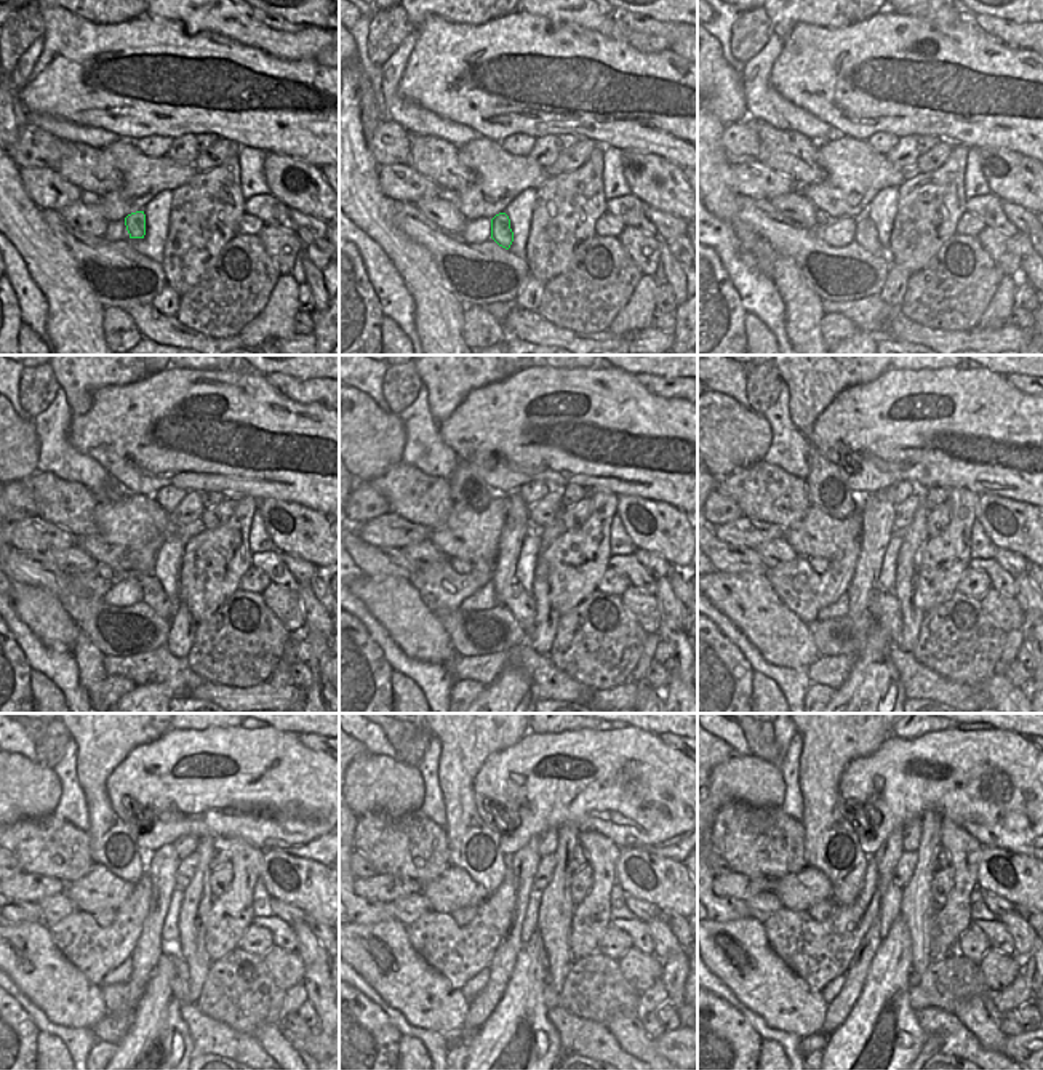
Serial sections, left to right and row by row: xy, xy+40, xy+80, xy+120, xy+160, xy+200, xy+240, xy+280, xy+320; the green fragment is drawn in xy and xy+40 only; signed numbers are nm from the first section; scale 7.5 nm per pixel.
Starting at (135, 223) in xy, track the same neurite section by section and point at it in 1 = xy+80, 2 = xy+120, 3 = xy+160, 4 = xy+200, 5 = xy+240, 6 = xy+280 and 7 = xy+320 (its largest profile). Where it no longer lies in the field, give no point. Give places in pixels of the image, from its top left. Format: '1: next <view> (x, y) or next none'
1: next xy+80 (866, 234)
2: next xy+120 (154, 595)
3: next xy+160 (522, 605)
4: next xy+200 (883, 606)
5: next xy+240 (179, 984)
6: next xy+280 (551, 997)
7: next xy+320 (919, 1000)

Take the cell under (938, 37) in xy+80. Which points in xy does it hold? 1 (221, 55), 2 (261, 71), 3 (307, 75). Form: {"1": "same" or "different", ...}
{"1": "same", "2": "same", "3": "same"}

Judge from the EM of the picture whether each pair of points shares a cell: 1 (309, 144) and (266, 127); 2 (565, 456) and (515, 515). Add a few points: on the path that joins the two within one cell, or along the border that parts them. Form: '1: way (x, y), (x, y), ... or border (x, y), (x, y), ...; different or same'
1: way (298, 133), (277, 128); same
2: border (517, 491), (506, 493); different

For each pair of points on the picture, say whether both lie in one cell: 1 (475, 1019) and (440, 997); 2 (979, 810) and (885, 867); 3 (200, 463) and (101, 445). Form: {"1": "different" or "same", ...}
{"1": "different", "2": "different", "3": "same"}

